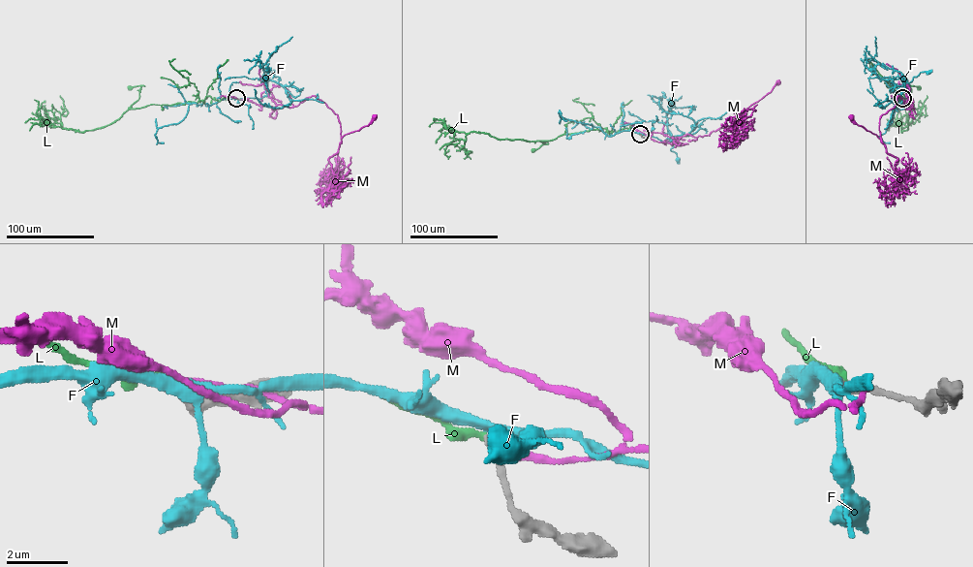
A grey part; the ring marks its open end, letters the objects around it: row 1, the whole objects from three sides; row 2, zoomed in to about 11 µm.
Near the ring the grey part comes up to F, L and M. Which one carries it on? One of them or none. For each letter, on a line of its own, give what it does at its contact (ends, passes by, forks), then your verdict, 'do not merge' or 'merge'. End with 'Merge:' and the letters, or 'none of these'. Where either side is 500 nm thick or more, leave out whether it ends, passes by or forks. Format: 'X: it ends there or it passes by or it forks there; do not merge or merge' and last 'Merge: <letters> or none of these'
F: it forks there; do not merge
L: it ends there; merge
M: it ends there; do not merge
Merge: L

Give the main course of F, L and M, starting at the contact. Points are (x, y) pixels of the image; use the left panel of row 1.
F: (237, 98), (259, 98), (268, 95), (267, 78), (262, 75), (261, 82), (269, 77), (268, 73), (274, 73)
L: (237, 98), (226, 97), (219, 101), (209, 96), (203, 103), (151, 104), (128, 110), (144, 85), (129, 87)
M: (237, 99), (273, 108), (293, 107), (314, 95), (338, 115), (341, 140), (375, 117)

